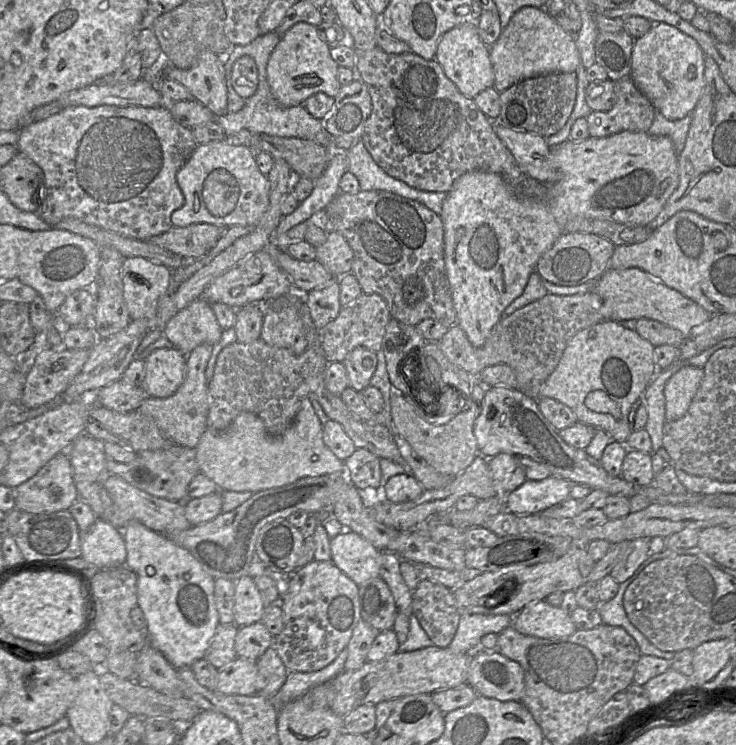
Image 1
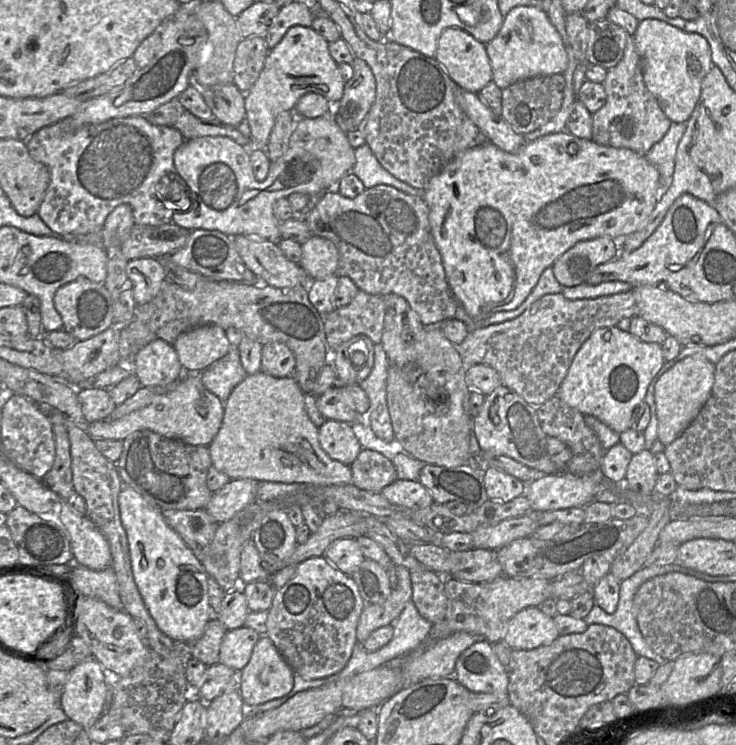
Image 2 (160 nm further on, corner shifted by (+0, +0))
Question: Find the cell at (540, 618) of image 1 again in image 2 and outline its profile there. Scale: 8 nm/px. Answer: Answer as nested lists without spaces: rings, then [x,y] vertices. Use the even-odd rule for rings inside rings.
[[[528,607],[513,616],[505,629],[502,641],[512,650],[532,650],[551,644],[559,636],[554,618],[544,614],[539,607]]]

